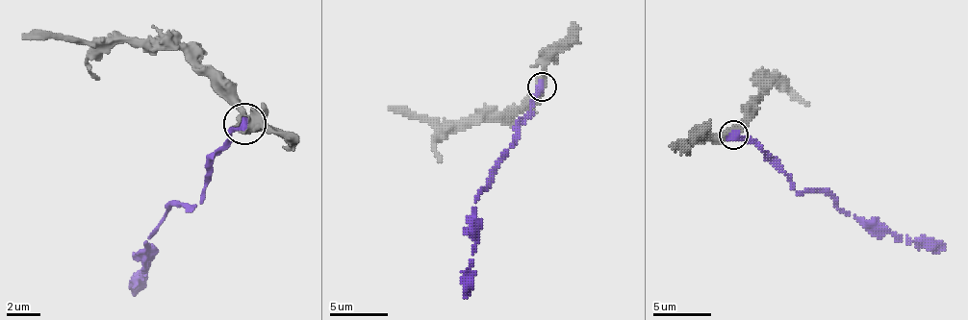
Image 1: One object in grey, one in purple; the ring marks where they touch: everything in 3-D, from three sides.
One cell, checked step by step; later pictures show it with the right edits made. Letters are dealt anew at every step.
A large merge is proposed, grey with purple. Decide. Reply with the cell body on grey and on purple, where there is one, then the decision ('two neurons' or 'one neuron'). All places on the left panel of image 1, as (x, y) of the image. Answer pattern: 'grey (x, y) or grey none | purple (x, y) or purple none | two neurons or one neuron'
grey none | purple none | one neuron

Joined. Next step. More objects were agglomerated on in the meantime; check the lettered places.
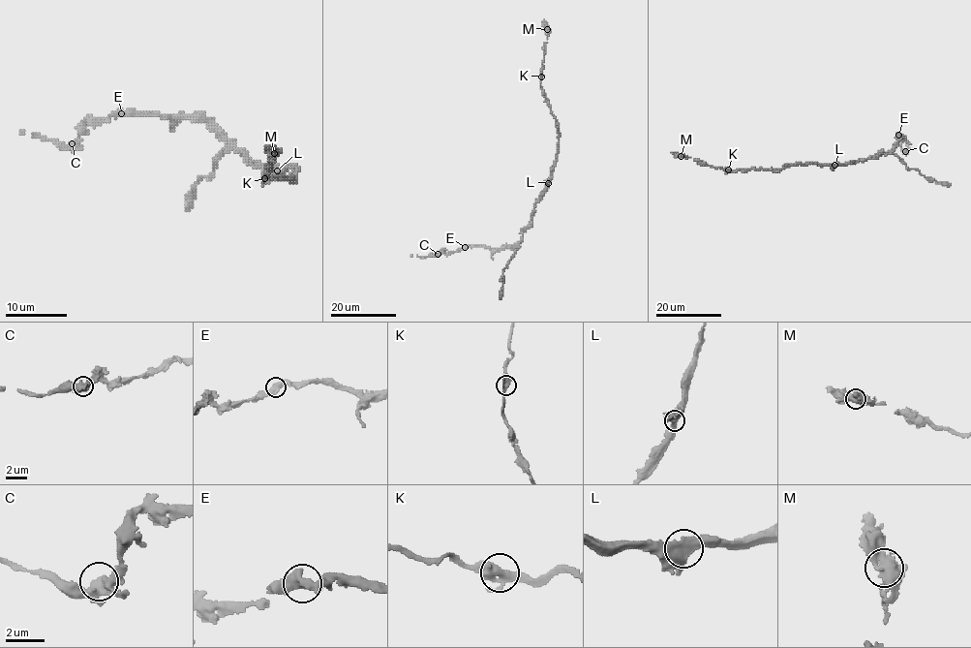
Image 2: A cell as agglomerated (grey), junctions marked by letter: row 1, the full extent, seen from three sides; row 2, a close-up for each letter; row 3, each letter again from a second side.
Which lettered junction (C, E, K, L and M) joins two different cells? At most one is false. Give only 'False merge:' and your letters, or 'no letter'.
False merge: no letter

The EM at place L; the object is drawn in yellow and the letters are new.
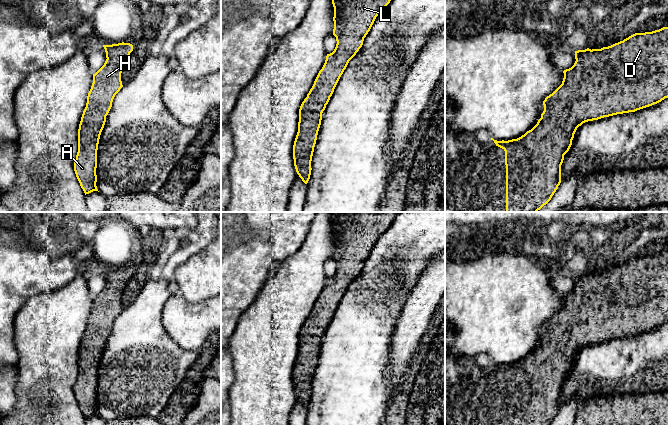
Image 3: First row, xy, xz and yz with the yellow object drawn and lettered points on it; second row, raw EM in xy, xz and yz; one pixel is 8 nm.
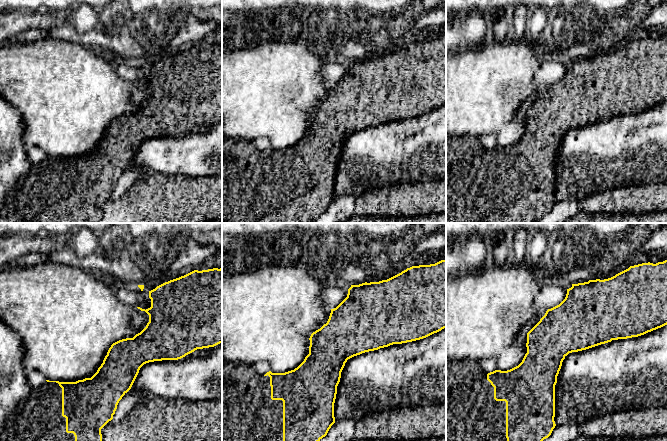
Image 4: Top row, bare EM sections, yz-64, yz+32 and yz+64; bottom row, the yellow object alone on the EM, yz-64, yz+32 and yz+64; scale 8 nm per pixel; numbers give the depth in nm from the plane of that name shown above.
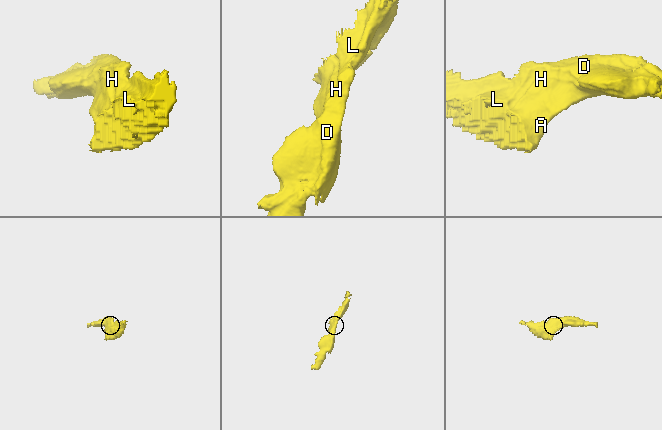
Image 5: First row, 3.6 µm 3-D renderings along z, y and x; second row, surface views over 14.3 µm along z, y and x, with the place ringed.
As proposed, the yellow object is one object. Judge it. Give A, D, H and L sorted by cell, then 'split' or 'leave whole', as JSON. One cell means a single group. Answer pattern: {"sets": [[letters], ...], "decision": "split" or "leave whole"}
{"sets": [["A", "D", "H", "L"]], "decision": "leave whole"}

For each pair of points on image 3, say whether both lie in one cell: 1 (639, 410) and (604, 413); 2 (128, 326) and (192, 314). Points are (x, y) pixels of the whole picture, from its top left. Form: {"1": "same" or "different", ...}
{"1": "same", "2": "different"}

